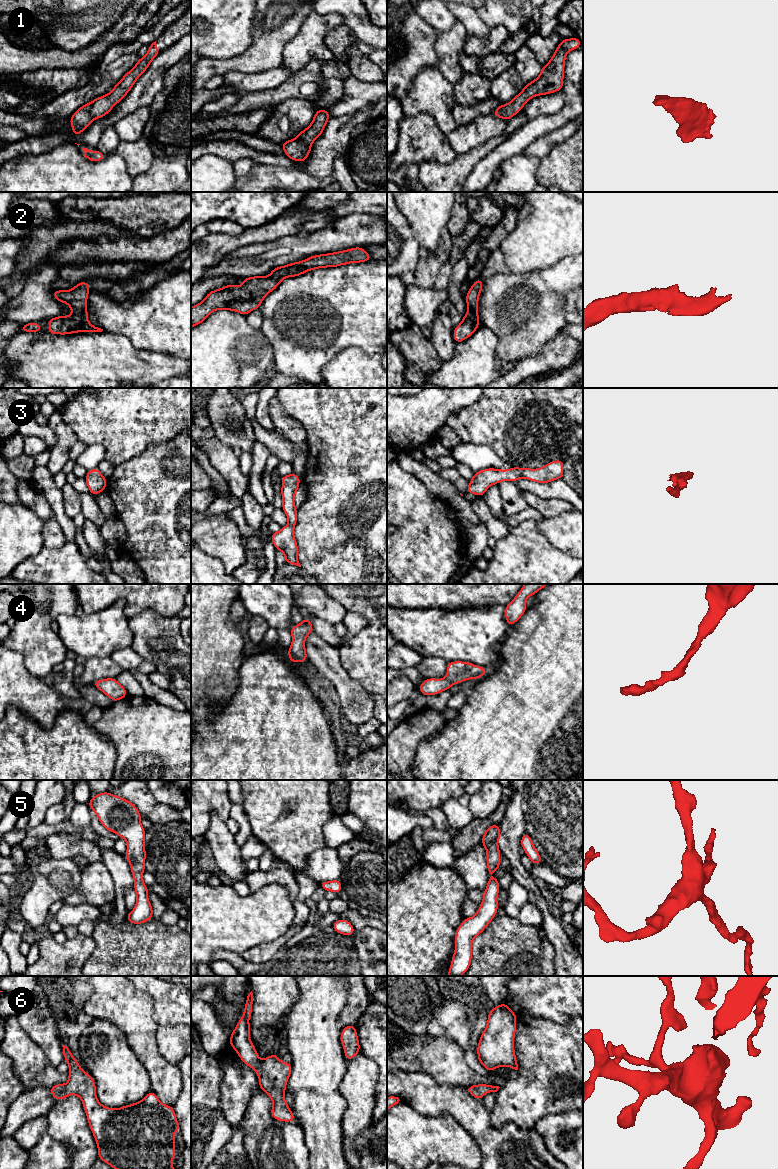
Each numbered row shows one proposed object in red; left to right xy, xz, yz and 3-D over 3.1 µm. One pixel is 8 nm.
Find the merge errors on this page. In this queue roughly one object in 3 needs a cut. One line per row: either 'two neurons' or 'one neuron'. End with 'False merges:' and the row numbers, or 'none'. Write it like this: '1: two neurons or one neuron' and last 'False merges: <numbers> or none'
1: one neuron
2: one neuron
3: one neuron
4: one neuron
5: one neuron
6: one neuron
False merges: none

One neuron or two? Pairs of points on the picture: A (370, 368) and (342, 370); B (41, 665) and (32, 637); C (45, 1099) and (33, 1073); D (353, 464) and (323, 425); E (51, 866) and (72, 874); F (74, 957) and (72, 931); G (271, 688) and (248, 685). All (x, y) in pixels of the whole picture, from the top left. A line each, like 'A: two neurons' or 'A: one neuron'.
A: one neuron
B: one neuron
C: two neurons
D: one neuron
E: one neuron
F: two neurons
G: one neuron

